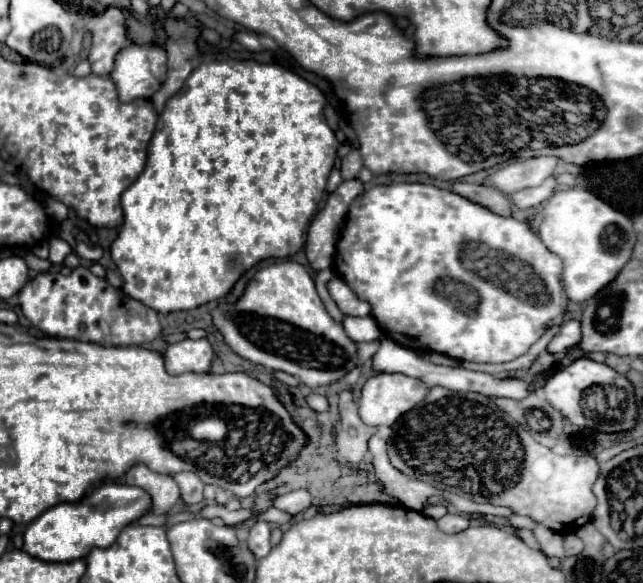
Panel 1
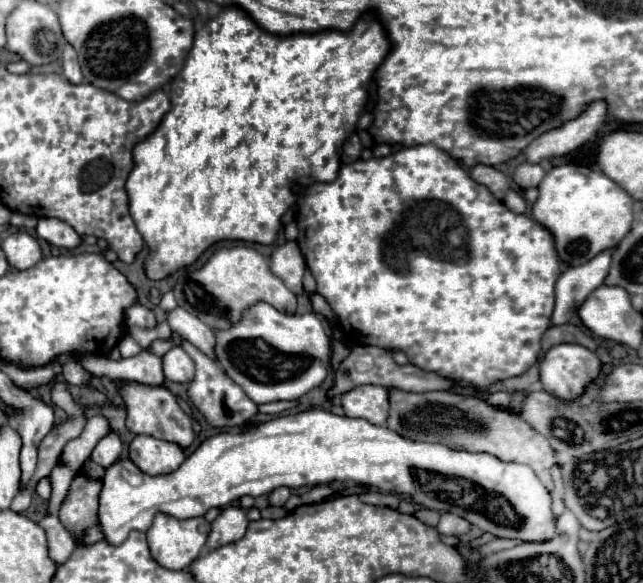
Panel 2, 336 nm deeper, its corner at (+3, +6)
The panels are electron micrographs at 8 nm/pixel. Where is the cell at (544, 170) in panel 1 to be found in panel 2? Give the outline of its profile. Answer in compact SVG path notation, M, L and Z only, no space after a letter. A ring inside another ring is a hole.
M597 101L597 103L589 105L581 117L565 123L559 129L547 131L541 137L537 137L529 145L529 149L525 149L527 161L537 165L543 159L561 157L561 155L567 155L567 153L579 149L581 145L585 145L589 139L593 139L597 135L603 119L605 119L605 103Z

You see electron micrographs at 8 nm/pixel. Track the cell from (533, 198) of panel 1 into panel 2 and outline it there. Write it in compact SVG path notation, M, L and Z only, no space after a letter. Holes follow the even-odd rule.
M521 163L515 169L513 181L521 187L521 189L529 189L529 187L539 187L541 177L545 177L545 171L539 165L529 165L529 163Z

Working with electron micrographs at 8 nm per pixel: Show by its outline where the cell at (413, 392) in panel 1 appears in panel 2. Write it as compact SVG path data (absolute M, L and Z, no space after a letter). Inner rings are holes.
M361 385L341 397L347 417L361 417L373 425L385 425L389 391L379 385Z

